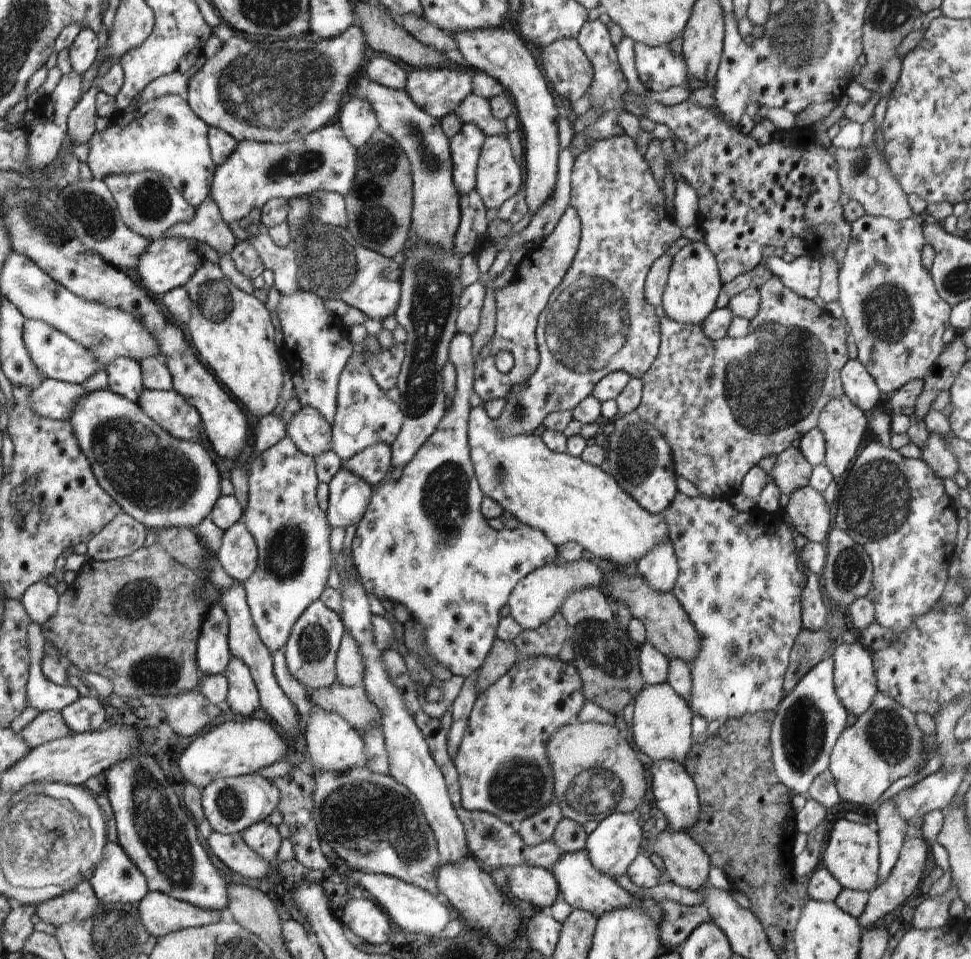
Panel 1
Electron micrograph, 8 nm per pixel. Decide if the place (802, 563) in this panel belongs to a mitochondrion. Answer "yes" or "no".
no

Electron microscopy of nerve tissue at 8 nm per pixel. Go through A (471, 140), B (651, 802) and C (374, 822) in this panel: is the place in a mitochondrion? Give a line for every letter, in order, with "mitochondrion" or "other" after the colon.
A: other
B: other
C: mitochondrion

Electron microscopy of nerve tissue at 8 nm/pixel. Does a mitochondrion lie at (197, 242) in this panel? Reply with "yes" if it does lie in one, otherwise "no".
no

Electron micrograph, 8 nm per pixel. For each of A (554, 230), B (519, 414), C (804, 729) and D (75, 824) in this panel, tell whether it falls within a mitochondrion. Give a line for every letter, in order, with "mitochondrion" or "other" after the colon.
A: other
B: mitochondrion
C: mitochondrion
D: mitochondrion

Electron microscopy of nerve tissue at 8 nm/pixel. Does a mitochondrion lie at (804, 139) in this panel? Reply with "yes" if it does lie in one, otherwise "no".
no

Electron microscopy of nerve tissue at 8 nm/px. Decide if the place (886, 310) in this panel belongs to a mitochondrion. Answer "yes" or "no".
yes

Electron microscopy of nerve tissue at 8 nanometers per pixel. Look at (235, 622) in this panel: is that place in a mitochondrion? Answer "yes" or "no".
no

